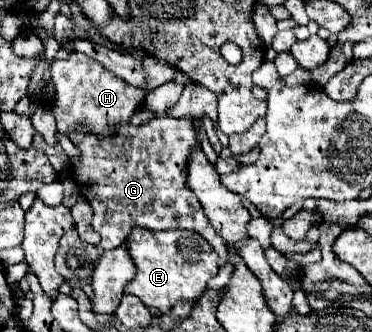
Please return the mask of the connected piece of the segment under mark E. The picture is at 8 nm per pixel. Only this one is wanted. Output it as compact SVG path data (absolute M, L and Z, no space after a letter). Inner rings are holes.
M133 227L129 237L125 239L125 247L137 267L137 273L131 283L127 283L125 293L139 297L143 305L159 313L171 311L173 303L177 301L197 299L205 291L207 281L217 275L219 257L201 235L189 231L189 245L183 243L183 237L185 233L177 229L151 231L143 227Z

